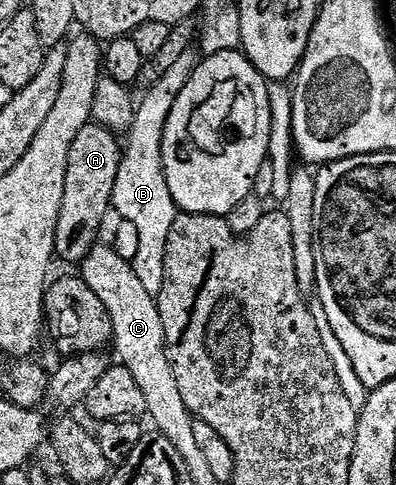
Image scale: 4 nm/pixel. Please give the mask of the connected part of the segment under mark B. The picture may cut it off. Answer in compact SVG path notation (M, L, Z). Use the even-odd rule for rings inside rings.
M189 50L158 78L158 82L147 89L144 101L139 101L136 110L136 121L132 123L131 132L126 136L126 147L122 152L118 178L114 182L114 194L111 207L116 216L134 222L138 226L139 256L130 263L138 274L142 286L152 296L157 297L162 290L164 277L164 251L166 242L170 238L170 226L174 226L178 209L174 198L170 194L170 186L166 182L164 162L162 160L162 138L166 130L166 122L170 118L170 110L182 94L186 82L194 74L198 56L195 51ZM196 55L196 56L195 56ZM128 140L128 144L127 144Z

